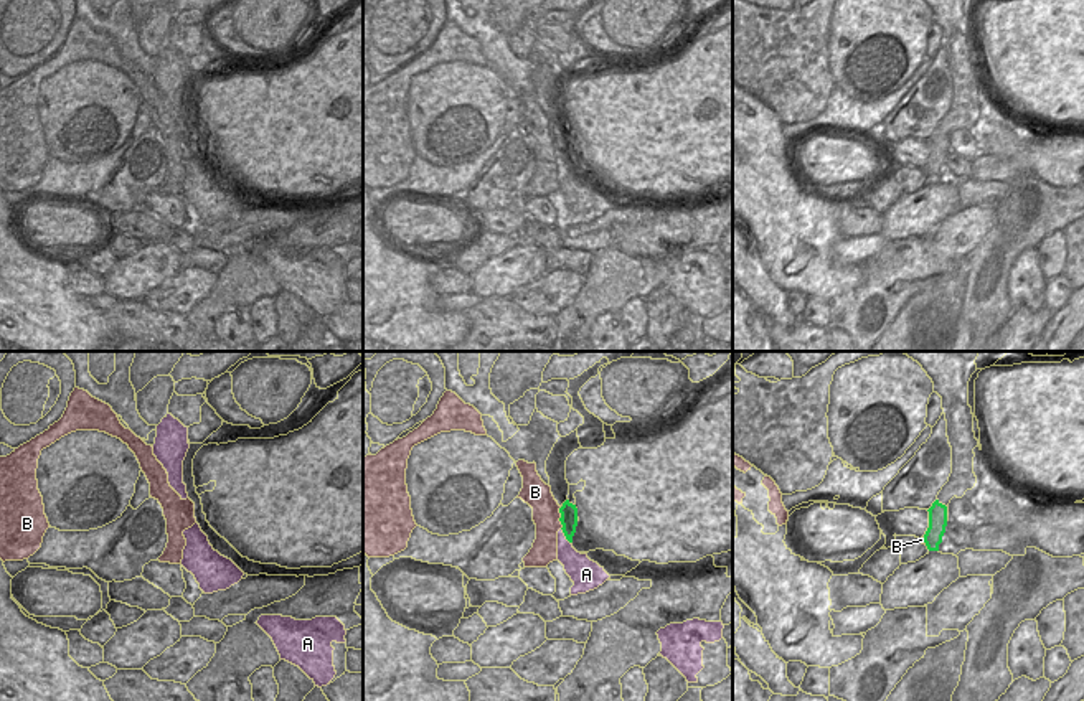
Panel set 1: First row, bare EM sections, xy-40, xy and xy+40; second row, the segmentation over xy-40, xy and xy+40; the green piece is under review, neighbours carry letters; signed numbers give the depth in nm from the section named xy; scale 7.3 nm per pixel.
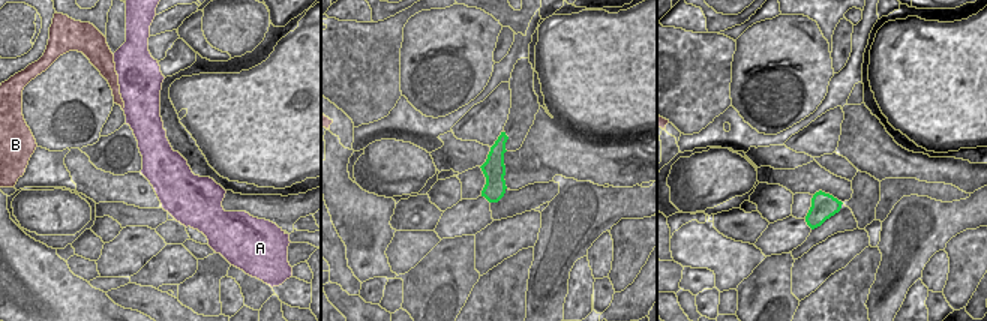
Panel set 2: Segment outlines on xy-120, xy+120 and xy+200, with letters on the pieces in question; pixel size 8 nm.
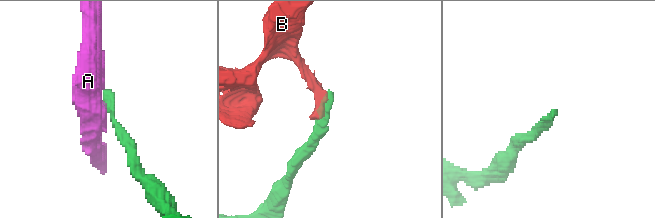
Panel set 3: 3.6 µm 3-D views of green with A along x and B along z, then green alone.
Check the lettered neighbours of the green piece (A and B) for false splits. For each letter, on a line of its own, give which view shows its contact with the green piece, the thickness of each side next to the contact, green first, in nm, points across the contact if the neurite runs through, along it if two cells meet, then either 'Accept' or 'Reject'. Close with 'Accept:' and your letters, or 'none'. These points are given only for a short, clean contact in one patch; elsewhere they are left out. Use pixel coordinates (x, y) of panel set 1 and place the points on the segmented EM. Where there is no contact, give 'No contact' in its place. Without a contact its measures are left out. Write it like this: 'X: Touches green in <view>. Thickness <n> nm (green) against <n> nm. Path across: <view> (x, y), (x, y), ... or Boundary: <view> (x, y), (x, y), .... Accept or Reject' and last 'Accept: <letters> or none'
A: Touches green in xy. Thickness 120 nm (green) against 200 nm. Boundary: xy (561, 528), (570, 543). Reject
B: Touches green in xy. Thickness 120 nm (green) against 200 nm. Path across: xy (568, 512), (560, 518), (537, 493). Accept
Accept: B.

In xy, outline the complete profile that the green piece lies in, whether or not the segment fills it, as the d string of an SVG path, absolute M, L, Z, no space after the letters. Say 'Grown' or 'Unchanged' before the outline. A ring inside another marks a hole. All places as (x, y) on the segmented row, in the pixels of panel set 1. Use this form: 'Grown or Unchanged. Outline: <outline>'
Grown. Outline: M518 460L516 467L523 477L521 498L533 508L536 539L530 553L523 558L525 567L546 567L558 559L558 531L561 529L569 543L577 526L577 508L569 500L561 506L536 472L536 463Z

